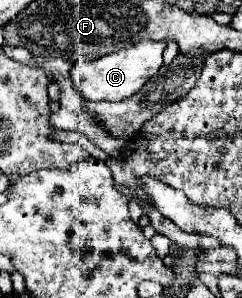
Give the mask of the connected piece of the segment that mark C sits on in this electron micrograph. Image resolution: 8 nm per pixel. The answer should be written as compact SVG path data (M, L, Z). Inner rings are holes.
M144 40L134 44L128 50L106 54L104 58L98 58L92 62L76 62L74 70L70 71L70 78L74 80L76 88L84 94L88 102L100 102L100 100L120 102L136 94L148 82L148 78L158 72L158 68L162 66L164 48L166 48L166 42Z

